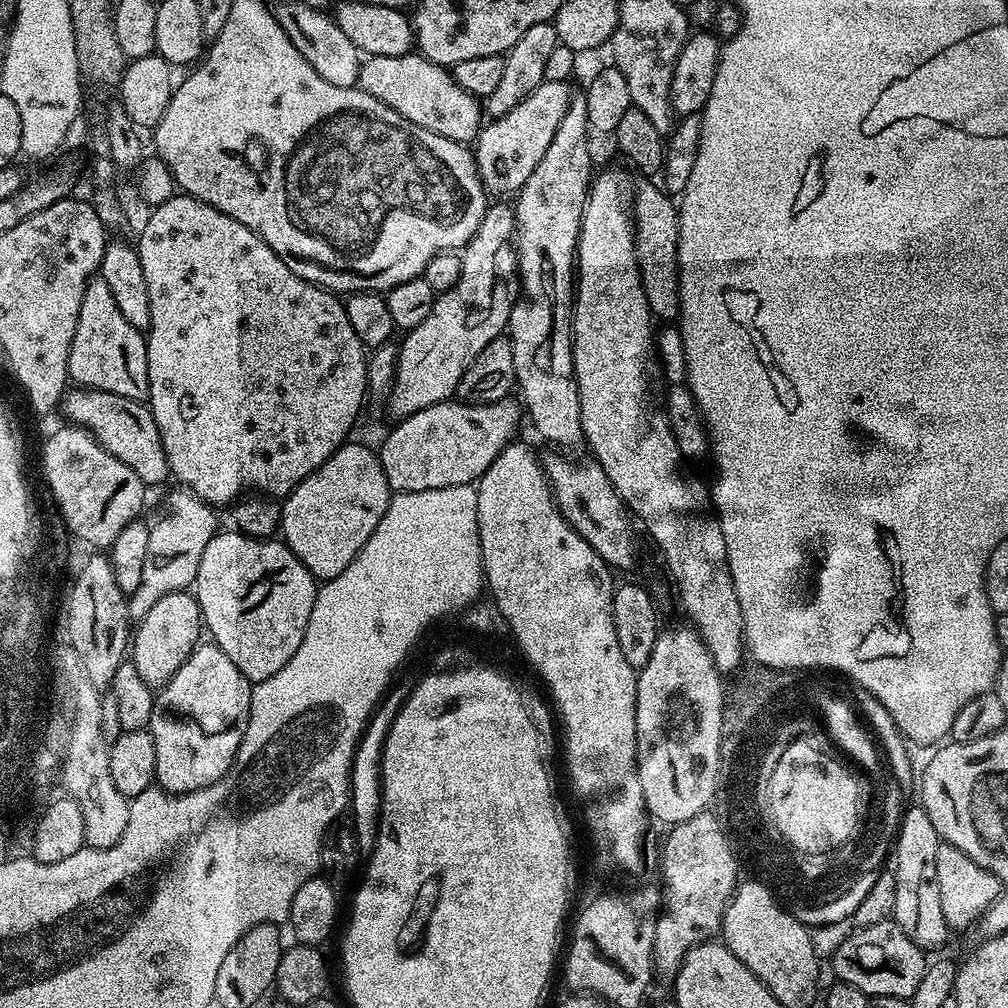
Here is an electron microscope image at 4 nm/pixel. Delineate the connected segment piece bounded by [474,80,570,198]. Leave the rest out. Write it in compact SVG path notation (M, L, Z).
M545 80L527 98L518 102L518 106L506 114L489 119L481 127L474 141L474 157L476 173L484 184L485 193L492 195L493 192L496 198L504 198L507 192L515 194L520 191L526 178L534 174L534 166L542 162L542 154L546 154L554 138L554 130L558 130L558 122L568 109L568 87L562 81Z

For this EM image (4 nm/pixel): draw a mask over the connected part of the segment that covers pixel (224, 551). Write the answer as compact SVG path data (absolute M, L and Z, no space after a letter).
M235 530L227 531L217 531L206 542L206 550L202 550L194 604L198 612L200 607L199 615L207 635L212 635L211 643L220 647L246 679L259 682L278 674L294 658L294 650L302 646L318 581L279 539L259 540Z

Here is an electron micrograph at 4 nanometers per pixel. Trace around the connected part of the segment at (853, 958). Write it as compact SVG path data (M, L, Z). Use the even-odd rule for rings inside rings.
M891 919L852 930L832 956L835 979L842 984L858 986L858 990L862 990L868 997L894 995L895 998L907 1000L914 994L914 990L918 990L918 982L922 982L925 967L924 949L910 942L904 931Z

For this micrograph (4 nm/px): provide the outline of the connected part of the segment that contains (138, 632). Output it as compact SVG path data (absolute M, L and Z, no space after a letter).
M175 592L166 598L158 598L158 602L154 602L151 607L150 614L143 616L135 625L130 640L130 662L138 670L138 678L142 678L142 682L146 682L153 690L163 686L175 674L178 666L186 662L196 645L201 643L202 624L190 607L189 597L188 600L186 597L184 592Z

